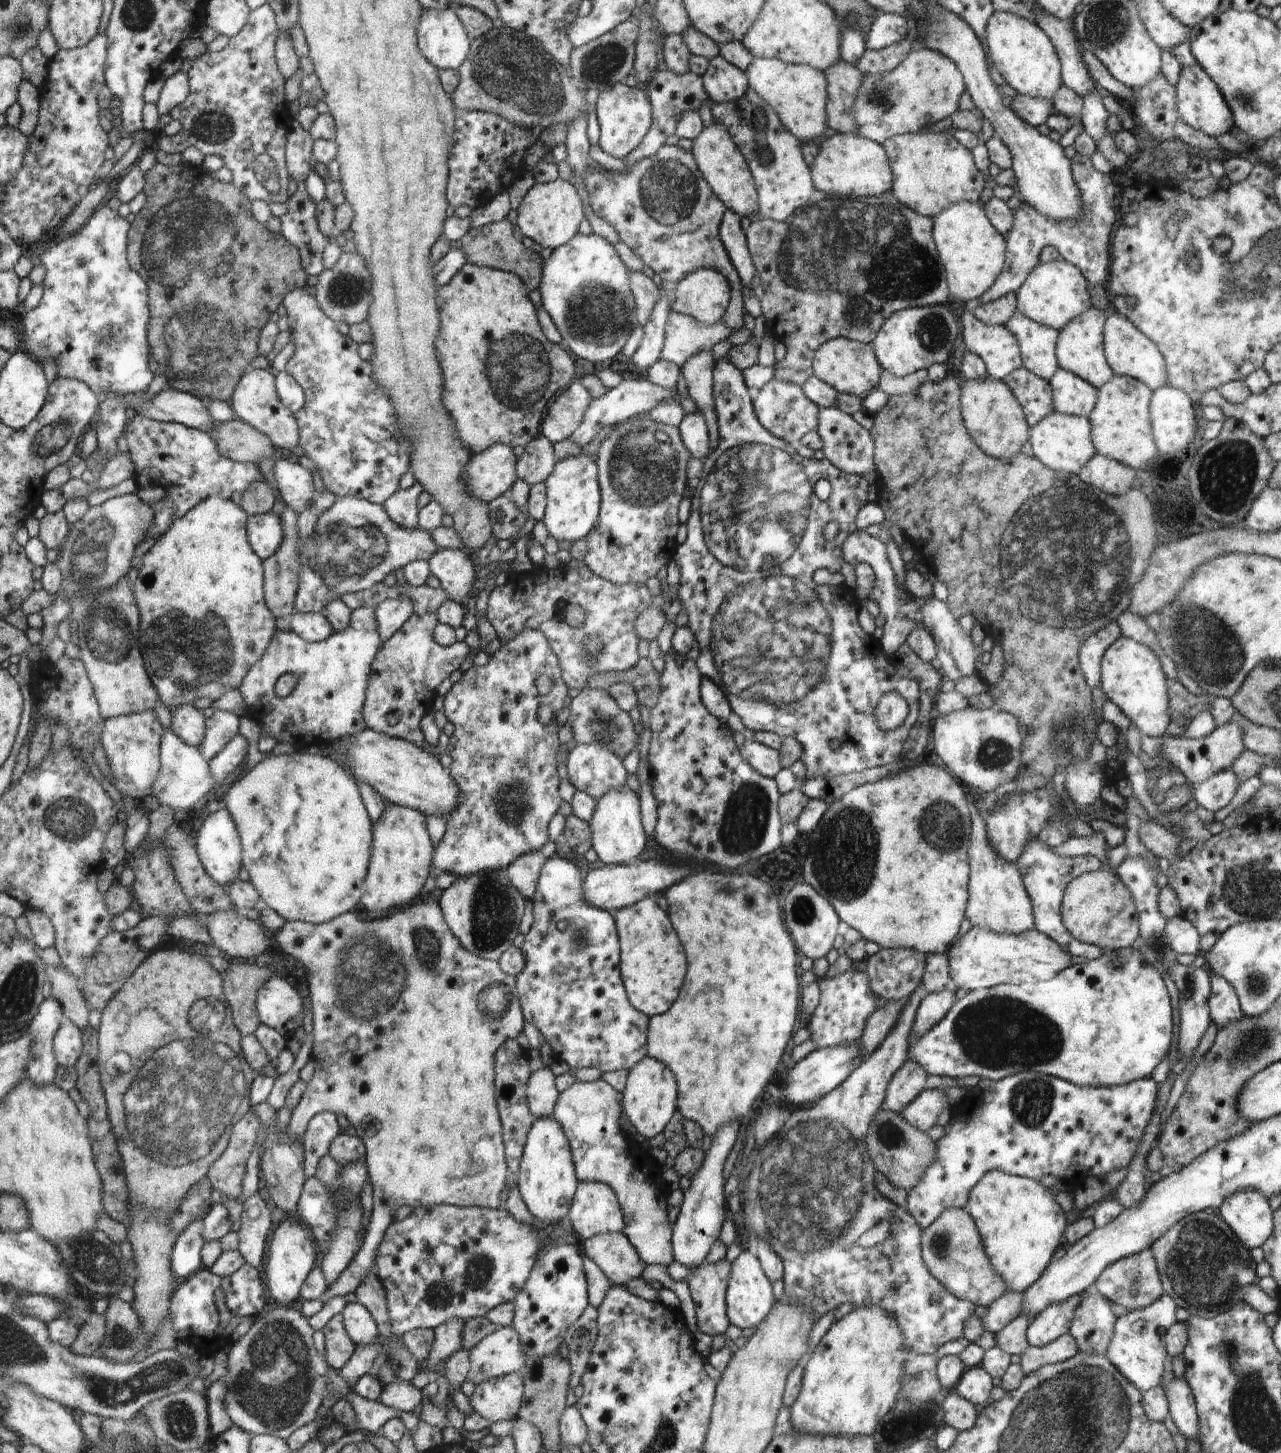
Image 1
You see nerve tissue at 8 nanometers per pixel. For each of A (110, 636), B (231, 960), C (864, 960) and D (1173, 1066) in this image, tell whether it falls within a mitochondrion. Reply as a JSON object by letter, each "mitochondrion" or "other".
{"A":"mitochondrion","B":"other","C":"other","D":"other"}

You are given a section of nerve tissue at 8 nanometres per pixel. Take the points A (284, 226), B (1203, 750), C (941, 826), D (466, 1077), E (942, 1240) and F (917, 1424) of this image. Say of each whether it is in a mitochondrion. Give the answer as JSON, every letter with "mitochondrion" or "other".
{"A":"other","B":"other","C":"mitochondrion","D":"other","E":"mitochondrion","F":"other"}

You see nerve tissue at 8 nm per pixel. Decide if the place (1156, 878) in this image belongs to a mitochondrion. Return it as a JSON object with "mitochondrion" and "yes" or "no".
{"mitochondrion":"no"}

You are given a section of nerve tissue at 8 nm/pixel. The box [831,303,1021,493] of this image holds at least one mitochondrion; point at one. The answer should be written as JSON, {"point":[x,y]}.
{"point":[932,330]}

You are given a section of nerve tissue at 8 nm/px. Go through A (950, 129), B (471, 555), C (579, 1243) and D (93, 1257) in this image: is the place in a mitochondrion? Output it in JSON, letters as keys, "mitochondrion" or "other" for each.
{"A":"other","B":"other","C":"other","D":"mitochondrion"}

